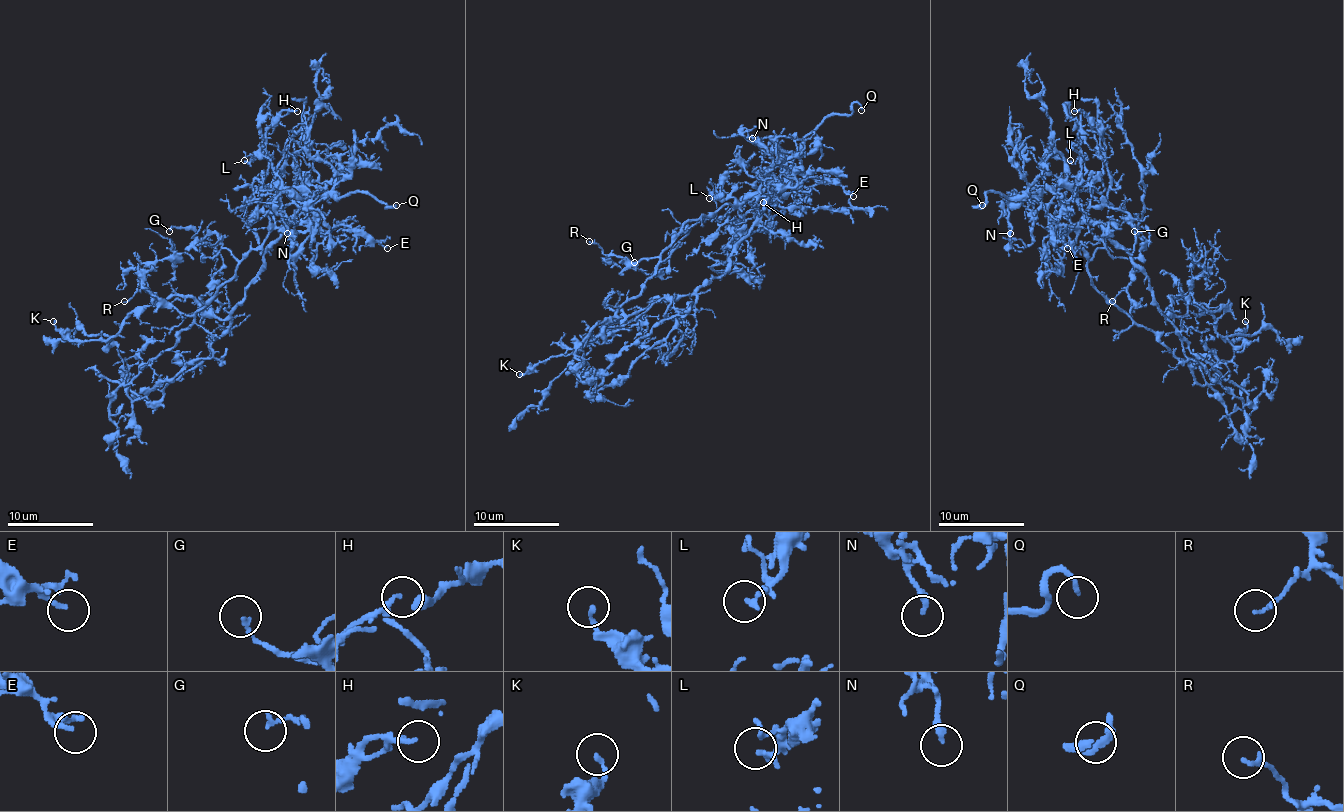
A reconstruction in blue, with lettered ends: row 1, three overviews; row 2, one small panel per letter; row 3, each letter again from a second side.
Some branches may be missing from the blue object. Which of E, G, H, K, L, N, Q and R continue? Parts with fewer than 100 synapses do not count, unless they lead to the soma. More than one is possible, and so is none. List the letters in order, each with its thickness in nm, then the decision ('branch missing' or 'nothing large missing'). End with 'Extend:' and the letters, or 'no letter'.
E: 160 nm thick; nothing large missing
G: 160 nm thick; nothing large missing
H: 190 nm thick; nothing large missing
K: 150 nm thick; nothing large missing
L: 200 nm thick; nothing large missing
N: 200 nm thick; nothing large missing
Q: 190 nm thick; branch missing
R: 150 nm thick; nothing large missing
Extend: Q

